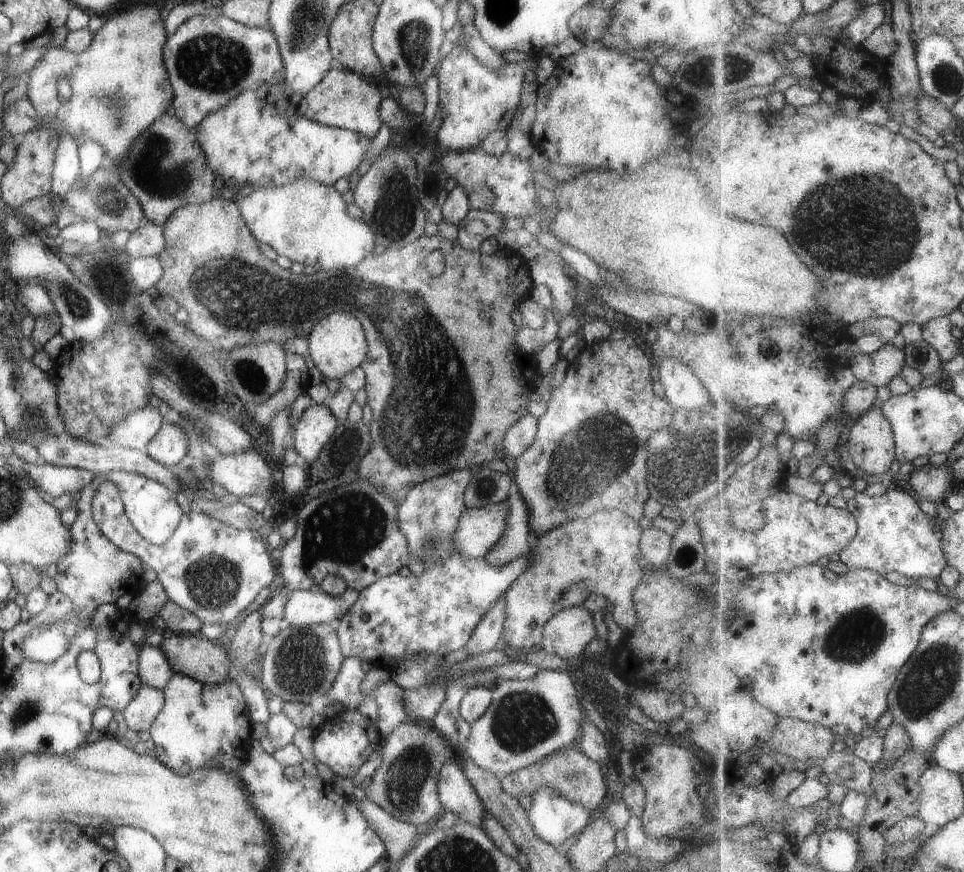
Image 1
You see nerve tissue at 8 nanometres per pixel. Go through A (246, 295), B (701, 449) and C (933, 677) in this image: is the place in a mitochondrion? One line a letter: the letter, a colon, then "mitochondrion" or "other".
A: mitochondrion
B: mitochondrion
C: mitochondrion

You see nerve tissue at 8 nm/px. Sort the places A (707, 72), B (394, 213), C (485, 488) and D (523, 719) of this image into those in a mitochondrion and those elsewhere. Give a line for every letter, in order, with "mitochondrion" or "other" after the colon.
A: mitochondrion
B: mitochondrion
C: mitochondrion
D: mitochondrion

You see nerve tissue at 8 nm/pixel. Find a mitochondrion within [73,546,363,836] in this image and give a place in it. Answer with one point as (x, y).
(213, 581)

